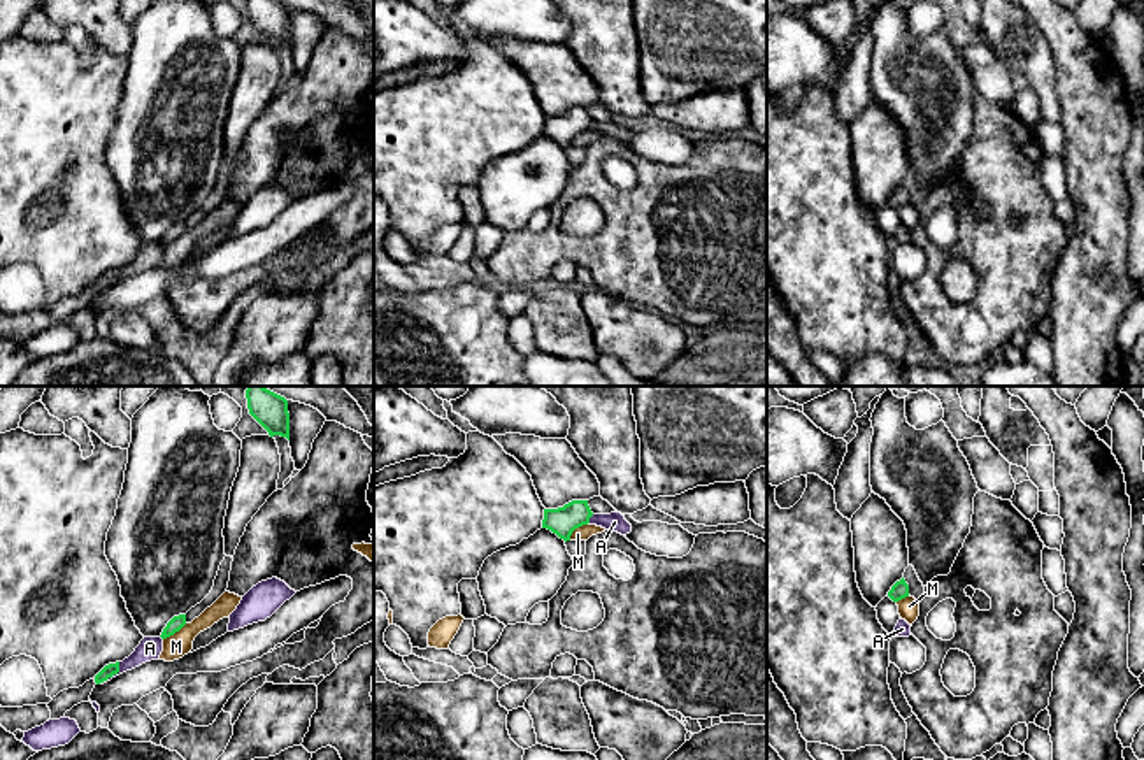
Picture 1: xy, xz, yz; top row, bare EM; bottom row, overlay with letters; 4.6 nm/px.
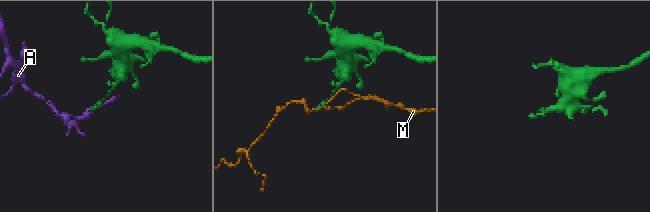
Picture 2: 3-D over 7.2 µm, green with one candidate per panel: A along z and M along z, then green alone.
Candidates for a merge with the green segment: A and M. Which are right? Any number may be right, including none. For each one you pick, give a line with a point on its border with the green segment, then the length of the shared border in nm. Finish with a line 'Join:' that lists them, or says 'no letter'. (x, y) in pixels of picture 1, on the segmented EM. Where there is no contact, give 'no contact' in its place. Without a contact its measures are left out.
Join: no letter

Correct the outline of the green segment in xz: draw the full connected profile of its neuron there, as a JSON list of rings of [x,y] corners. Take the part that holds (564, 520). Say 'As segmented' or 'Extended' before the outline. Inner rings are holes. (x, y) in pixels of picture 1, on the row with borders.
As segmented. [[[572,500],[558,509],[544,509],[542,528],[551,530],[567,542],[576,528],[590,523],[591,516],[588,500]]]

